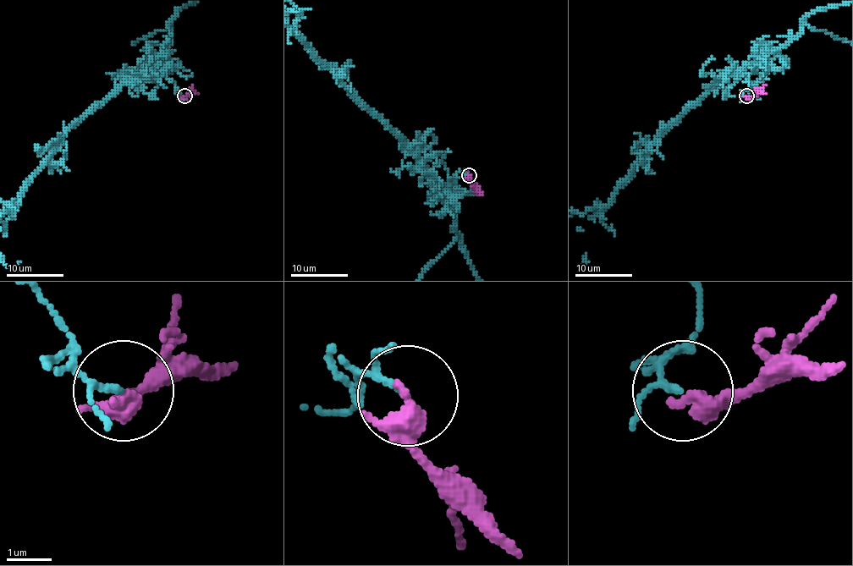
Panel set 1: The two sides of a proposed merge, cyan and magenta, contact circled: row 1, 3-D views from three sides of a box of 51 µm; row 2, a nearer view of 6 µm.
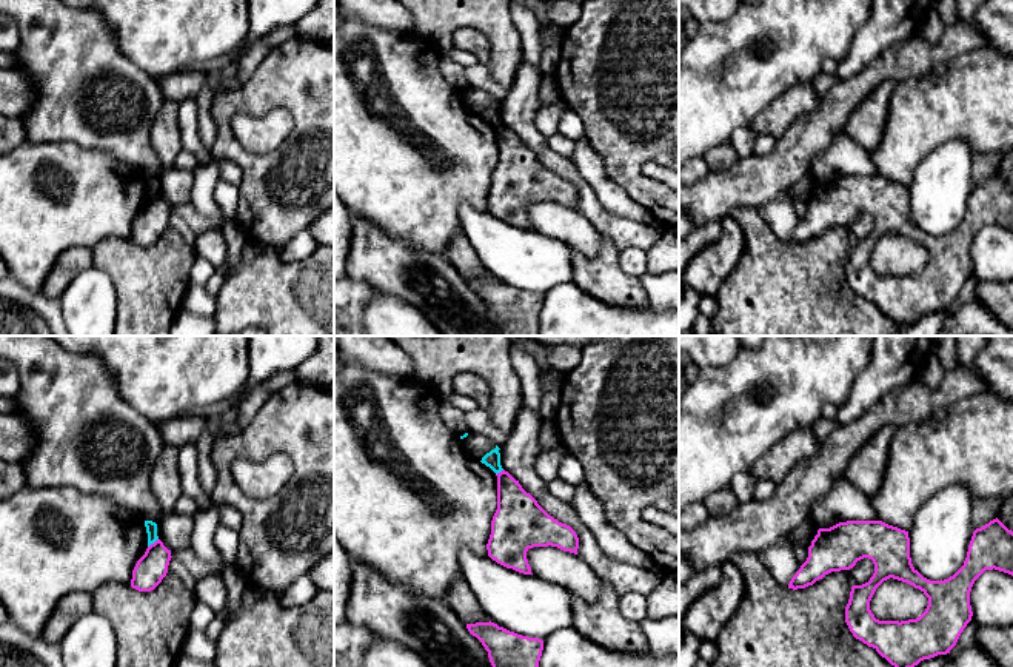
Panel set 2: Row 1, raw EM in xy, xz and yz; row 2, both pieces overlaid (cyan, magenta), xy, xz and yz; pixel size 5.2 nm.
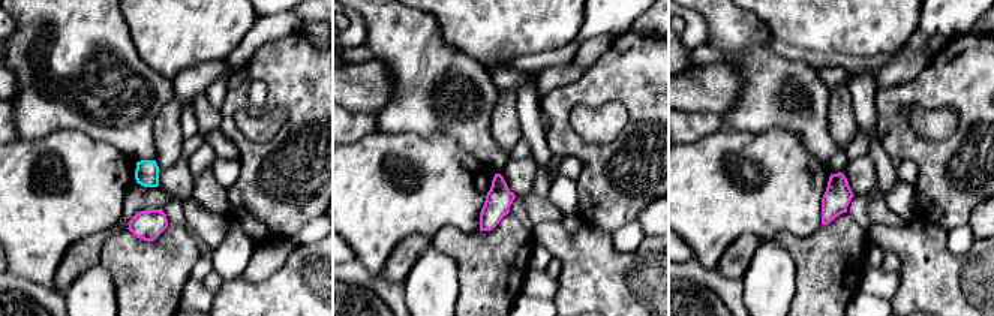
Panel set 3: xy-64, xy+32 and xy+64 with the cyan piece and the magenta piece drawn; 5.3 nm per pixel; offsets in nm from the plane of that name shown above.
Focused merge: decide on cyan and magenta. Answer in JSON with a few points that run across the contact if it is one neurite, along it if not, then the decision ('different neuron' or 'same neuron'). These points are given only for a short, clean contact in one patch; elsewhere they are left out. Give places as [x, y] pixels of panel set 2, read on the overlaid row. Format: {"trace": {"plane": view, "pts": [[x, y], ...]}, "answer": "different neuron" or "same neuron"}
{"trace": {"plane": "xy", "pts": [[157, 538], [148, 547]]}, "answer": "different neuron"}

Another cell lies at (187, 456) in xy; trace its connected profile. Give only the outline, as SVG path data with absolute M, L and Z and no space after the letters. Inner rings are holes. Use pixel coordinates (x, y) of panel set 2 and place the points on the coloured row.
M186 444L177 450L177 467L183 494L191 496L199 511L208 511L214 502L205 493L199 474L199 453L196 444Z

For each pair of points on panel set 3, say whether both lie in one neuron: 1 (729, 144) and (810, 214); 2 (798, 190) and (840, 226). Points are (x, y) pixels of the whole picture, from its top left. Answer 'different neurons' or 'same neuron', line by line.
1: same neuron
2: different neurons

